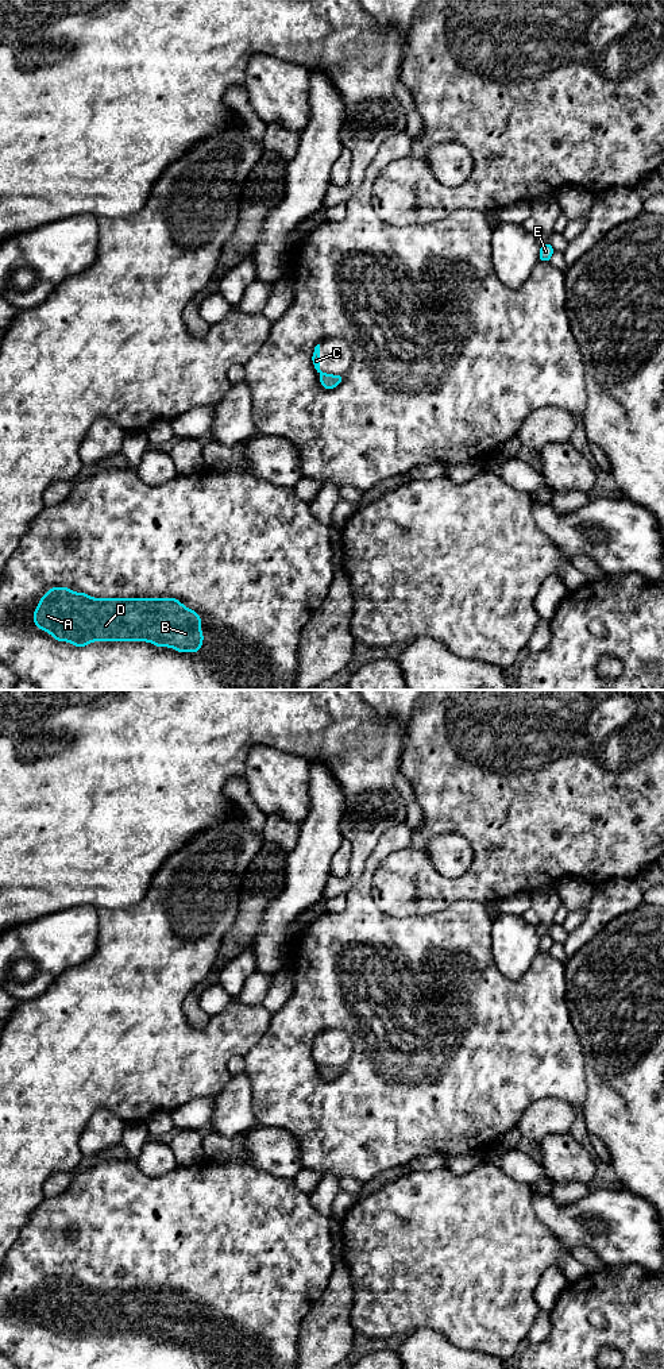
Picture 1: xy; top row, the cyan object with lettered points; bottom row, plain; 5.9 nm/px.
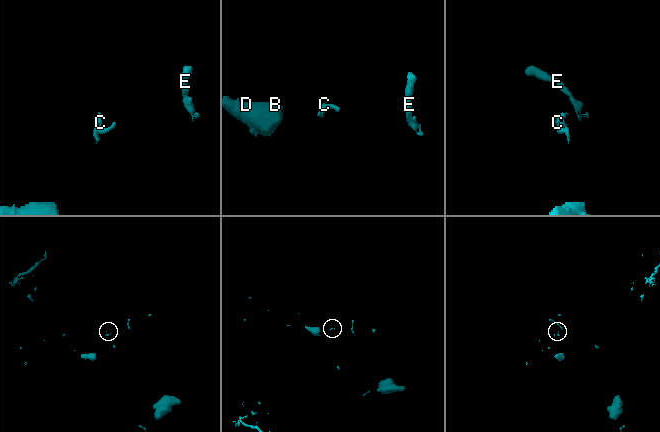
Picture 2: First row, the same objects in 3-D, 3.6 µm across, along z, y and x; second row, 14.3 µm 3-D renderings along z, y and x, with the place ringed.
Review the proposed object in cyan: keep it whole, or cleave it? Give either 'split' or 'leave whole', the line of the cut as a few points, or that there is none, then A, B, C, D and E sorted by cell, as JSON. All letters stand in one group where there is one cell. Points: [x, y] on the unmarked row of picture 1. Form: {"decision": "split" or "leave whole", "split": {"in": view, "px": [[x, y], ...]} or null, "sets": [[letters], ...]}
{"decision": "split", "split": {"in": "xy", "px": [[324, 1064], [320, 1065]]}, "sets": [["A", "B", "C", "D"], ["E"]]}

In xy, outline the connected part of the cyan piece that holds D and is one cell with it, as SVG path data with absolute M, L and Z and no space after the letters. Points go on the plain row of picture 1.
M51 1279L34 1301L34 1315L57 1333L86 1338L89 1333L151 1333L155 1338L173 1338L177 1343L198 1343L205 1328L201 1308L177 1289L89 1289L69 1279Z

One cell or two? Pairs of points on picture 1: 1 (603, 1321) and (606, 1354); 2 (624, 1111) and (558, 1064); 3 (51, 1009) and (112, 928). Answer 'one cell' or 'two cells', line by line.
1: two cells
2: two cells
3: one cell

